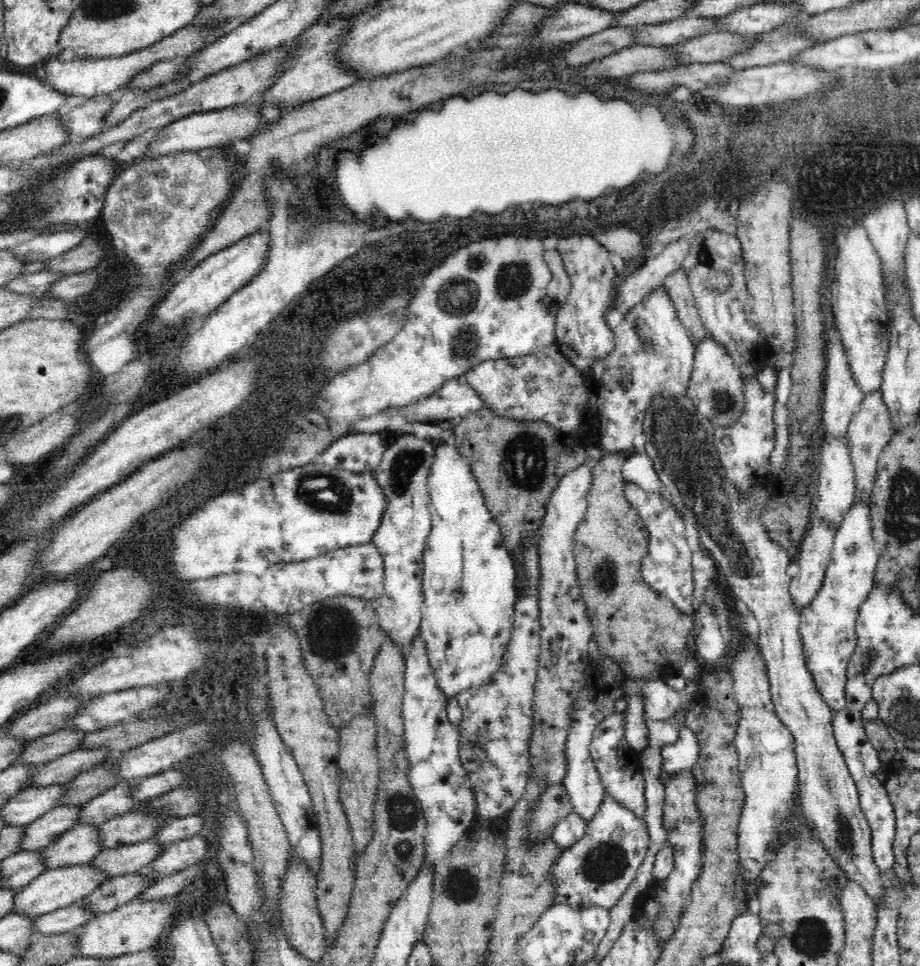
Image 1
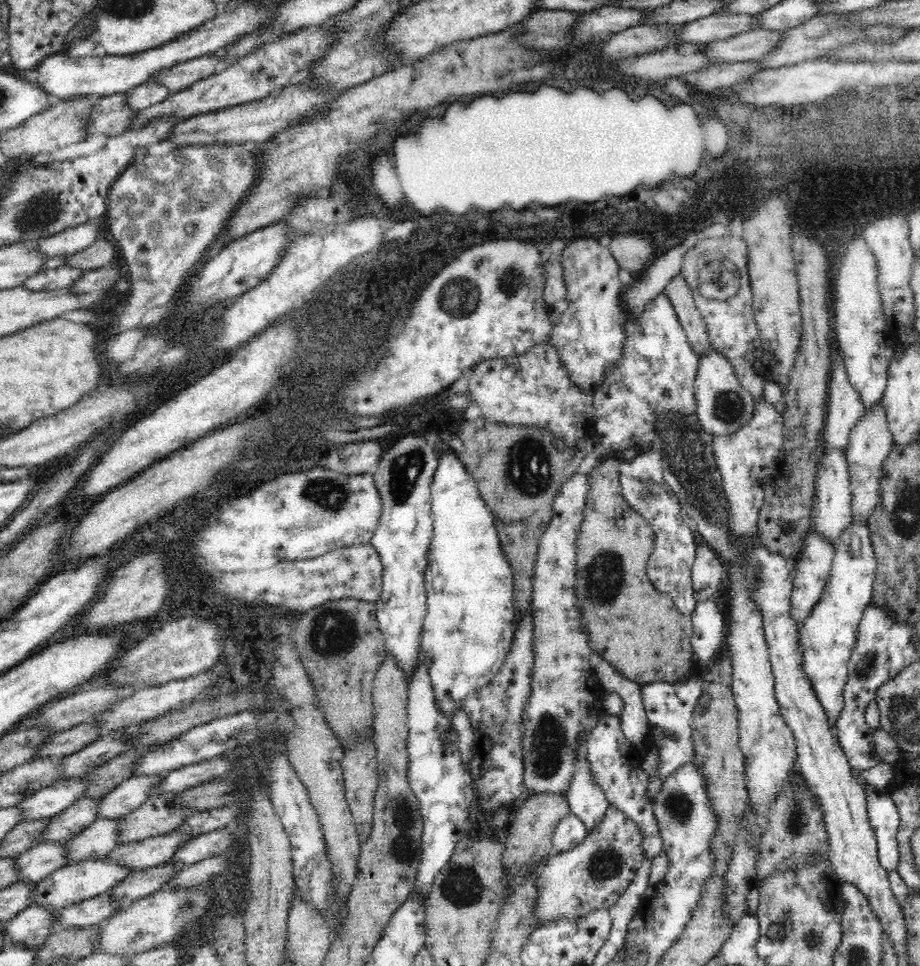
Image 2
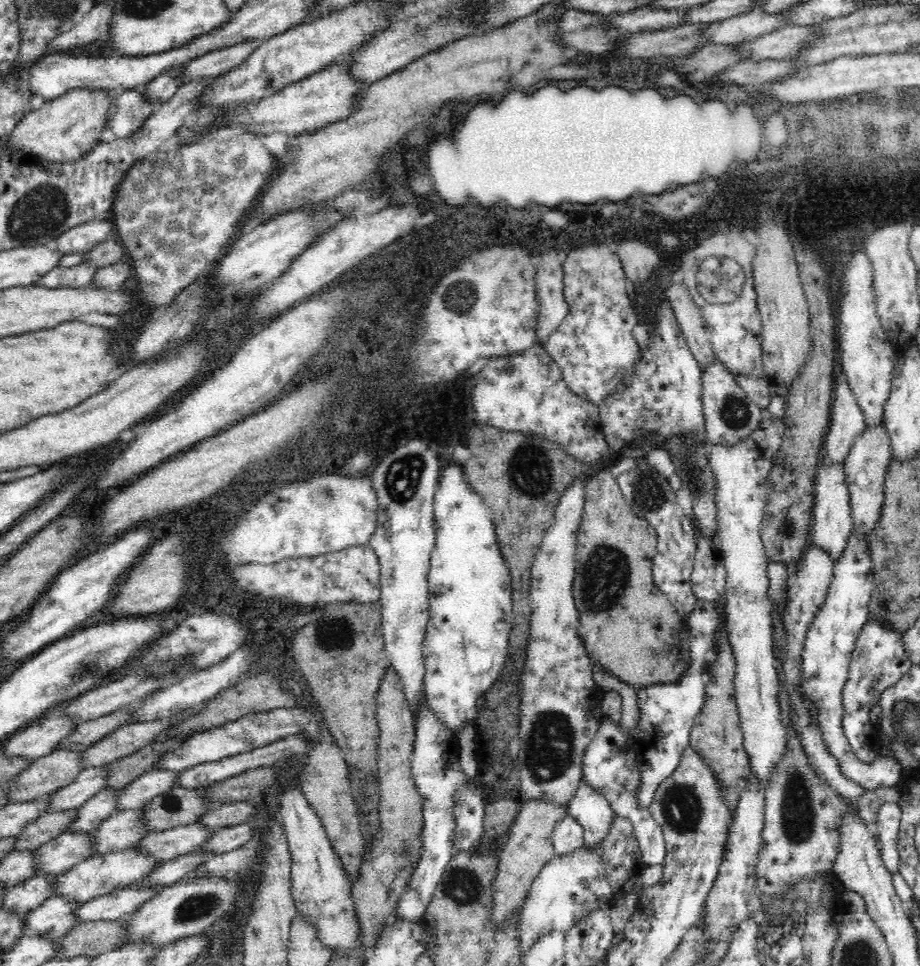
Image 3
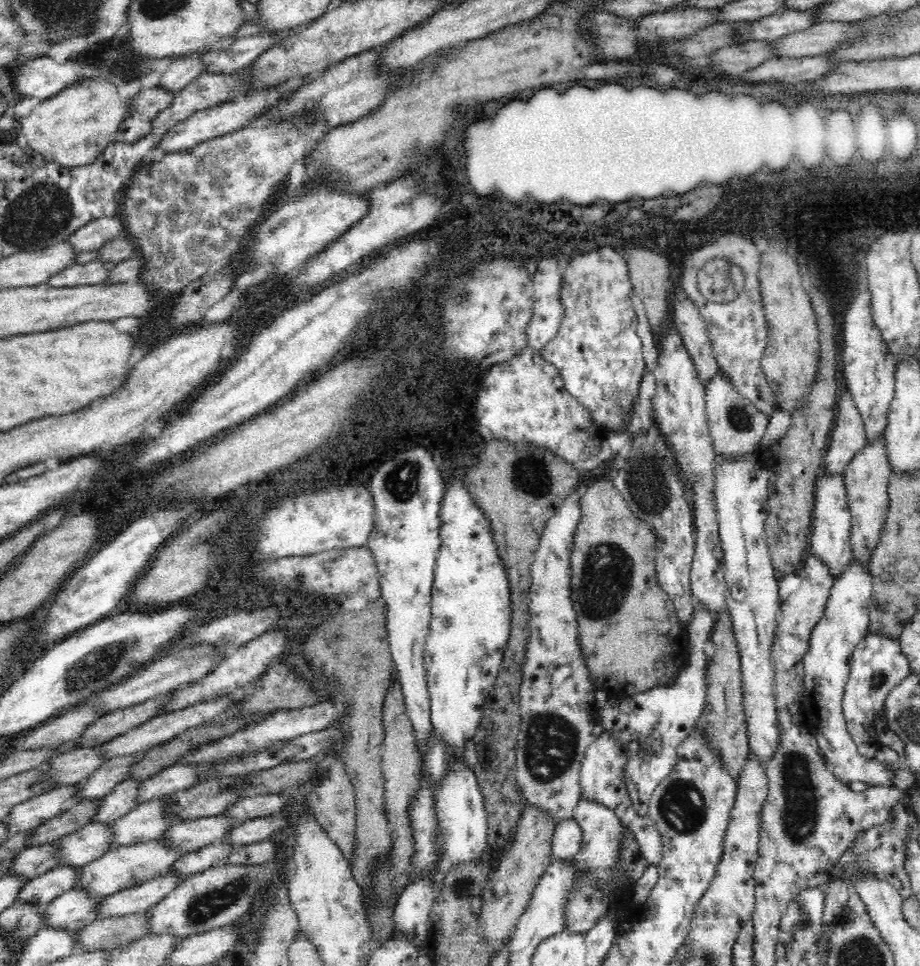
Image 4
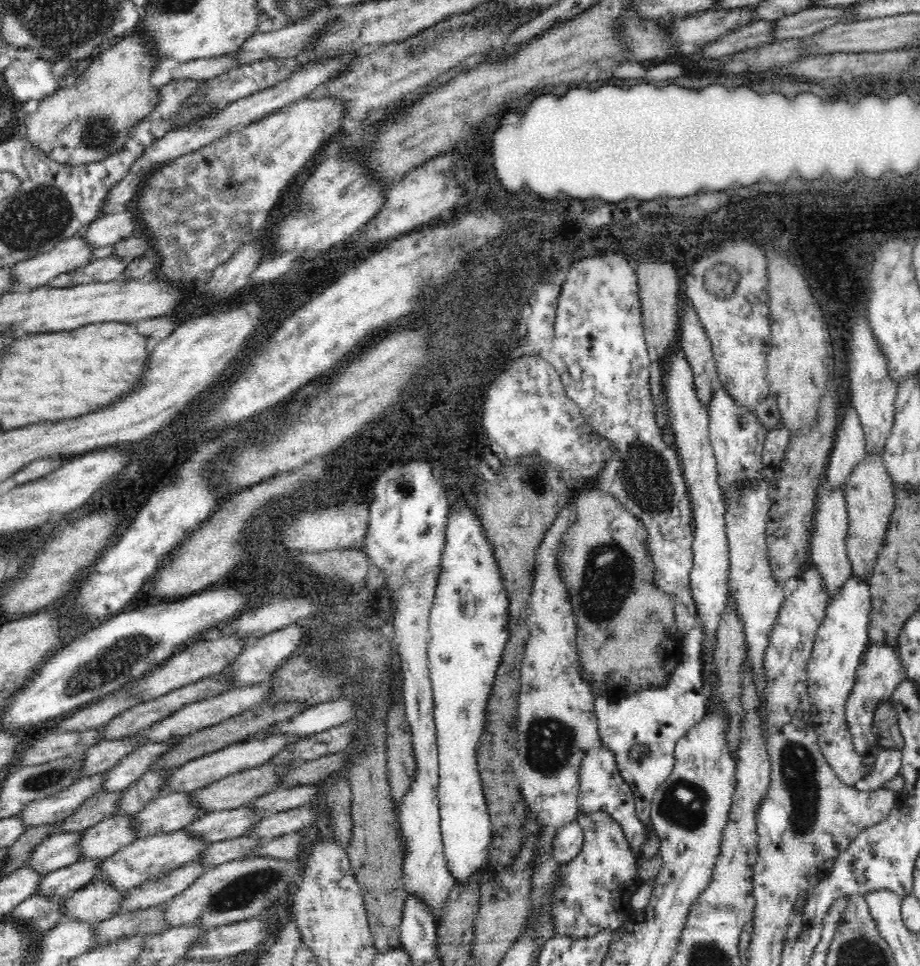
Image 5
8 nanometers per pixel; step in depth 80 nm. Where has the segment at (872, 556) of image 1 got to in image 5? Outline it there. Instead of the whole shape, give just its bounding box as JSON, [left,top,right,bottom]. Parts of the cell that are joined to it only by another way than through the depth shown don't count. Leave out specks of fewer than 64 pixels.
[807,575,874,787]

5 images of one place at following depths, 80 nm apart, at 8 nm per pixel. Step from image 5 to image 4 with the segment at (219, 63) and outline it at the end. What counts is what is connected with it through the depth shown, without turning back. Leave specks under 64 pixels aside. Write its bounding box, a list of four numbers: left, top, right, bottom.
[157,56,205,92]

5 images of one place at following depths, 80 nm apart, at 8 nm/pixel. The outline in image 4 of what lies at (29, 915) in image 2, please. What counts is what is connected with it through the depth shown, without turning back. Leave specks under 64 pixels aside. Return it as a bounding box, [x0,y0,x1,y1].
[43,889,104,932]

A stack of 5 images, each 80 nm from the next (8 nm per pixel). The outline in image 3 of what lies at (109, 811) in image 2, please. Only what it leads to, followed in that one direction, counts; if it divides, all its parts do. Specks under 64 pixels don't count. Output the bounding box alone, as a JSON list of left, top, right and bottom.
[117,770,177,810]

